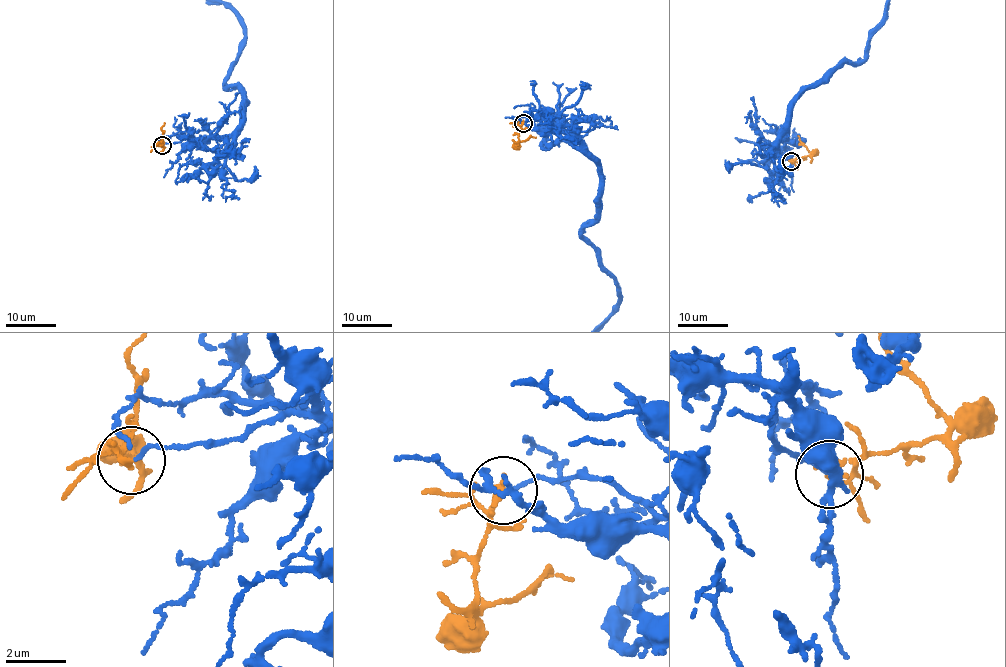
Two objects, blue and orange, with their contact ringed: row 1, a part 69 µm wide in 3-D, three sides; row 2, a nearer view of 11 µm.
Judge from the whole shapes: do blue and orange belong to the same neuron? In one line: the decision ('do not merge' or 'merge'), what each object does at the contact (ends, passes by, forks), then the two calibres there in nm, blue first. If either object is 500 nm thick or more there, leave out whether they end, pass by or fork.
merge; blue ends; orange passes by; calibres 120 and 150 nm

